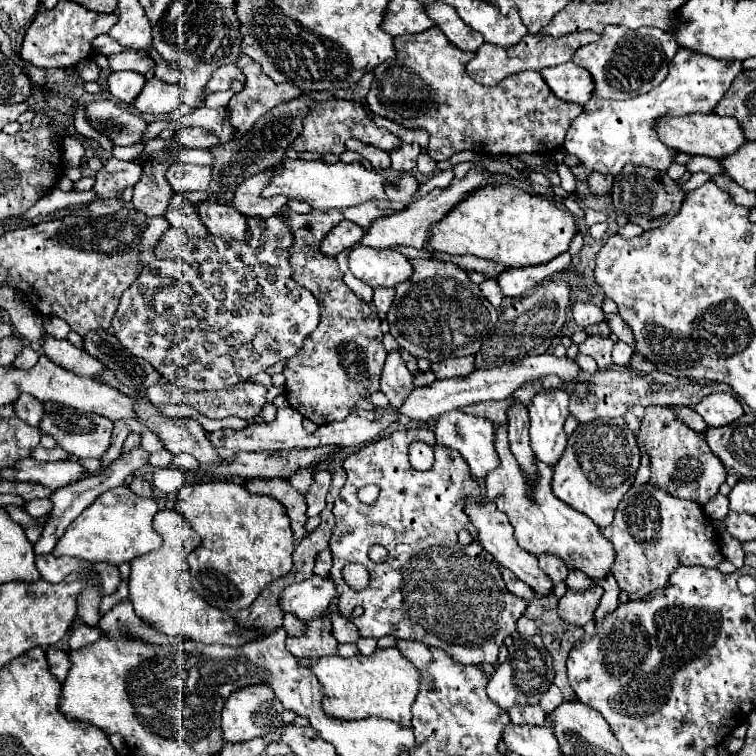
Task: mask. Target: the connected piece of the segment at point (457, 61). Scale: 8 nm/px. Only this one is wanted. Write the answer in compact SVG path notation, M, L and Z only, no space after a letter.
M430 27L422 33L394 37L396 57L380 63L374 69L374 81L368 91L368 107L374 115L386 117L408 129L426 129L430 133L428 153L434 161L446 161L458 151L480 151L480 153L552 153L562 147L568 125L582 113L576 103L560 101L552 97L548 85L538 71L524 71L504 77L494 87L484 87L476 83L466 73L466 63L474 57L470 51L456 49L438 27Z

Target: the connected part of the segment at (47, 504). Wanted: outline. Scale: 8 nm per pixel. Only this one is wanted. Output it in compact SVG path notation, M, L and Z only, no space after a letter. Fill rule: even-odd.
M45 498L27 501L23 507L31 517L40 518L50 513L53 505L48 498Z

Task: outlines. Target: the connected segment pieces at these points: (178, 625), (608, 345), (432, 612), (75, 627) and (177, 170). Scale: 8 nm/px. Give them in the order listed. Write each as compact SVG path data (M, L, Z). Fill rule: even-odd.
M174 509L158 511L154 517L154 529L164 539L162 547L142 557L136 557L130 563L130 601L134 605L136 615L168 637L186 637L188 641L196 641L204 645L220 643L230 647L242 647L250 641L260 641L266 633L262 627L244 629L234 621L230 613L208 605L192 589L190 567L186 557L192 549L200 545L200 537L180 517L180 513L176 513Z
M586 337L586 341L578 349L582 355L594 357L600 369L606 369L612 363L612 347L614 341L610 337Z
M404 429L360 447L356 453L344 459L342 467L346 469L347 479L332 509L335 527L330 539L330 549L334 557L330 577L338 583L340 589L340 615L352 619L362 637L380 639L392 635L396 639L420 641L428 647L444 649L454 661L464 665L496 663L500 645L508 635L514 633L516 621L524 615L528 603L508 593L498 563L484 557L484 549L478 541L478 531L472 531L472 523L464 515L464 497L480 495L480 485L470 475L464 457L446 445L438 445L434 439L434 431L430 429ZM412 441L424 441L434 445L436 461L430 471L412 469L408 461L408 445ZM364 483L376 483L380 487L380 497L374 505L362 503L356 495ZM462 529L470 531L474 537L470 547L458 545L458 533ZM372 545L382 545L388 549L388 559L384 563L374 563L368 557ZM348 563L362 563L368 569L370 583L366 589L352 591L352 587L344 581L342 567ZM358 605L364 607L364 615L354 619L352 609Z
M76 619L72 623L72 629L70 629L70 639L68 639L68 645L70 649L76 649L76 647L84 647L88 643L94 643L96 639L100 639L102 631L100 629L94 629L94 627L88 627L84 625L80 619Z
M174 163L166 171L166 181L172 185L174 191L200 191L208 189L212 171L206 165L188 165L188 163Z

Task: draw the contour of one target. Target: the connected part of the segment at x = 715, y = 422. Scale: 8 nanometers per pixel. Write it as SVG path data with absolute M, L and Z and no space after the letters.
M712 393L712 395L704 397L694 407L694 411L698 415L702 415L702 419L708 423L708 427L722 427L744 415L742 405L738 403L738 399L732 393Z

